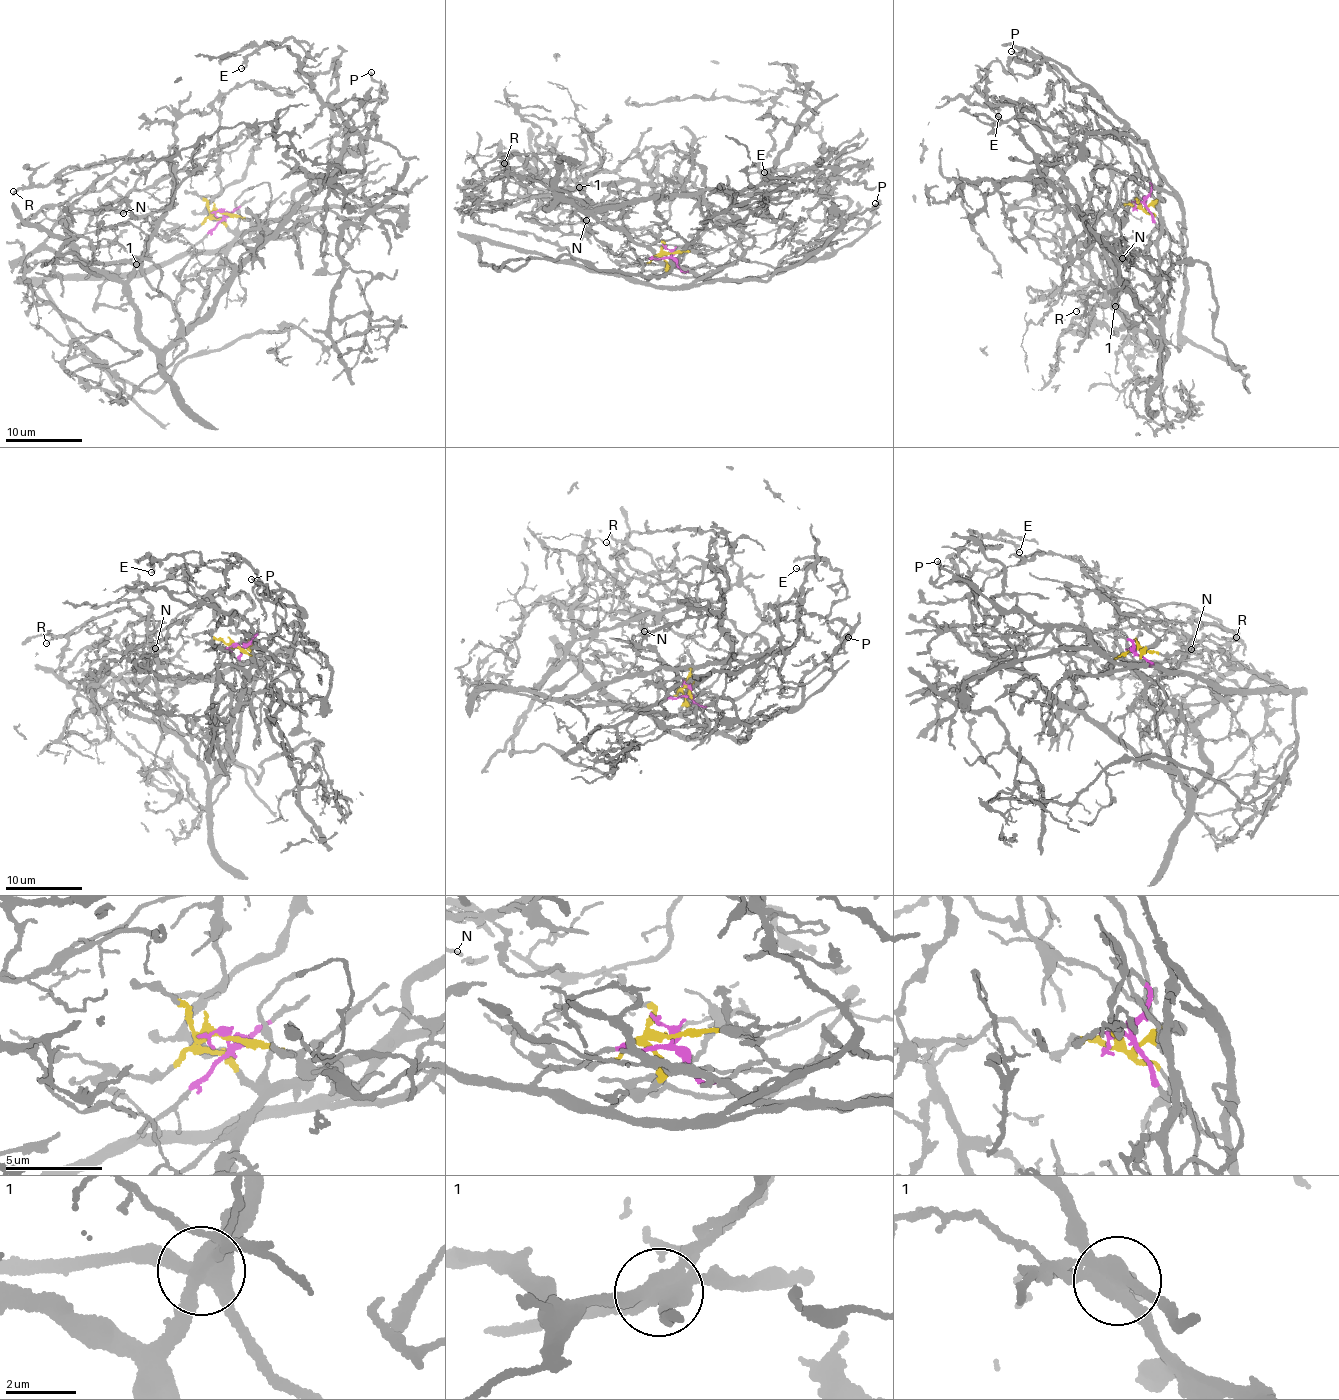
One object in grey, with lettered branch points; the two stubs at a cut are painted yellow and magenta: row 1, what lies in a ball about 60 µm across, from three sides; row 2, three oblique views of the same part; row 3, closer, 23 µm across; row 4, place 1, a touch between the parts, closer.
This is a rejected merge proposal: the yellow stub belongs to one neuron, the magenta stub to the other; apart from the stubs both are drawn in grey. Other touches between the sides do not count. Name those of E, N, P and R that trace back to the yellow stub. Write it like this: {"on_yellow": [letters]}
{"on_yellow": ["E", "N", "P", "R"]}

